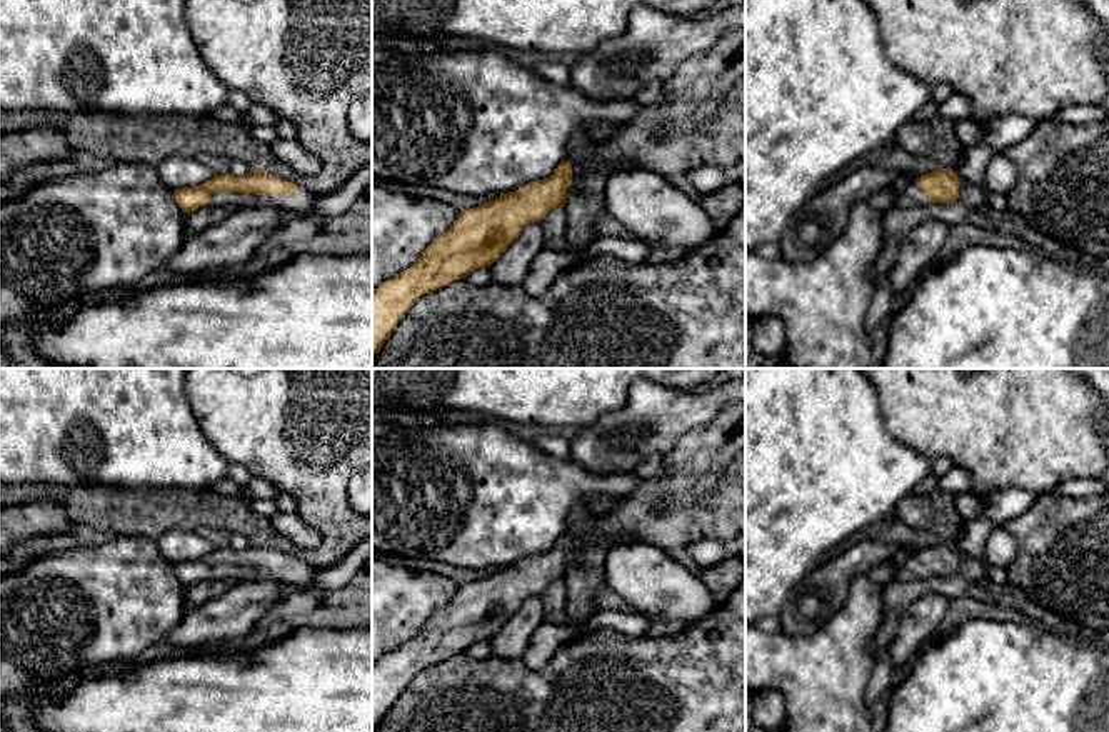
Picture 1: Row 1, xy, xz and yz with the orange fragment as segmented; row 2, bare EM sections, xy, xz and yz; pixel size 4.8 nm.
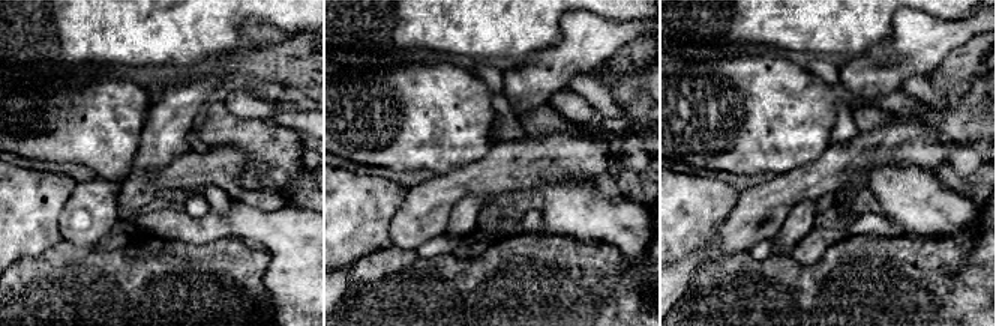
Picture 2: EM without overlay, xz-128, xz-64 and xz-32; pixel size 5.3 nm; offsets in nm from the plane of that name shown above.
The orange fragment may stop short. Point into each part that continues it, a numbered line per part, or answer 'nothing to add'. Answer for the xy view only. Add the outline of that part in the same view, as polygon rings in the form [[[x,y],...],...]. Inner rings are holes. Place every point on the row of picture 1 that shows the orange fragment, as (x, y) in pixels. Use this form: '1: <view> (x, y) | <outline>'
1: xy (301, 204) | [[[302,190],[297,195],[255,195],[238,192],[217,192],[210,197],[207,207],[248,207],[260,203],[277,205],[285,215],[310,215],[317,203],[317,195]]]

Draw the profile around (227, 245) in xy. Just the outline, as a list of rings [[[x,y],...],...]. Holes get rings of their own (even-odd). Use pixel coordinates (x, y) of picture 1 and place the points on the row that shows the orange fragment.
[[[272,203],[235,207],[222,222],[188,233],[165,267],[183,278],[223,270],[237,275],[255,250],[284,223],[284,212]]]

